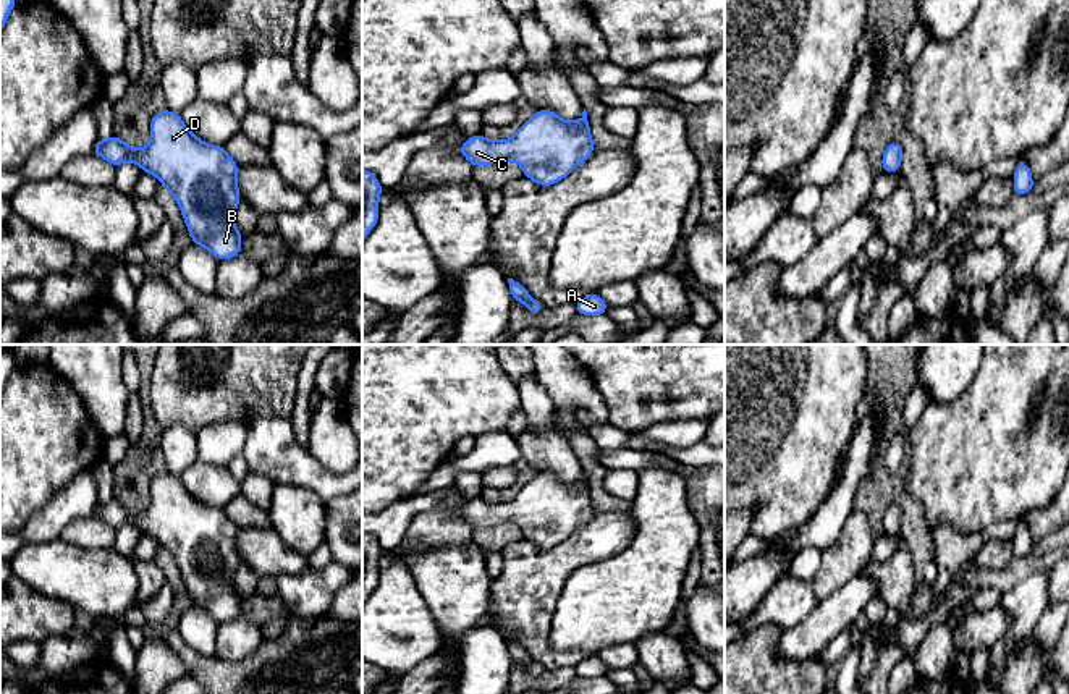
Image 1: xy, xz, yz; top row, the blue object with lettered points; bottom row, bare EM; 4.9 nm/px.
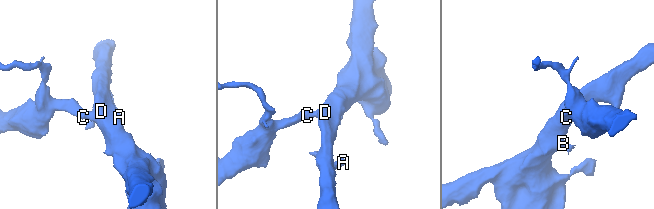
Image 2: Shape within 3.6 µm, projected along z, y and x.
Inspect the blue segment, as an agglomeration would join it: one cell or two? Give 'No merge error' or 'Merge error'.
No merge error

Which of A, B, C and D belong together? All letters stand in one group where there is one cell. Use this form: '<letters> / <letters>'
A B C D

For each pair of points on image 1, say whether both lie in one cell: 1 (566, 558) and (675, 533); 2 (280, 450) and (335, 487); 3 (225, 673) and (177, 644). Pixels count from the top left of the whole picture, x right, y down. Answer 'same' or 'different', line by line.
1: different
2: same
3: same

